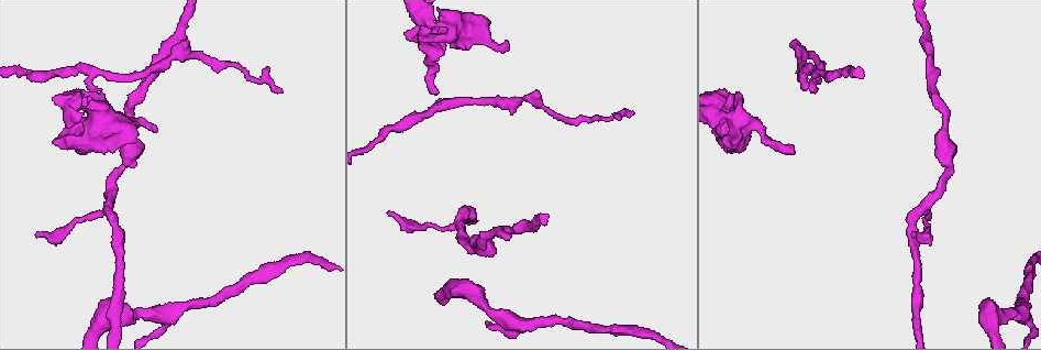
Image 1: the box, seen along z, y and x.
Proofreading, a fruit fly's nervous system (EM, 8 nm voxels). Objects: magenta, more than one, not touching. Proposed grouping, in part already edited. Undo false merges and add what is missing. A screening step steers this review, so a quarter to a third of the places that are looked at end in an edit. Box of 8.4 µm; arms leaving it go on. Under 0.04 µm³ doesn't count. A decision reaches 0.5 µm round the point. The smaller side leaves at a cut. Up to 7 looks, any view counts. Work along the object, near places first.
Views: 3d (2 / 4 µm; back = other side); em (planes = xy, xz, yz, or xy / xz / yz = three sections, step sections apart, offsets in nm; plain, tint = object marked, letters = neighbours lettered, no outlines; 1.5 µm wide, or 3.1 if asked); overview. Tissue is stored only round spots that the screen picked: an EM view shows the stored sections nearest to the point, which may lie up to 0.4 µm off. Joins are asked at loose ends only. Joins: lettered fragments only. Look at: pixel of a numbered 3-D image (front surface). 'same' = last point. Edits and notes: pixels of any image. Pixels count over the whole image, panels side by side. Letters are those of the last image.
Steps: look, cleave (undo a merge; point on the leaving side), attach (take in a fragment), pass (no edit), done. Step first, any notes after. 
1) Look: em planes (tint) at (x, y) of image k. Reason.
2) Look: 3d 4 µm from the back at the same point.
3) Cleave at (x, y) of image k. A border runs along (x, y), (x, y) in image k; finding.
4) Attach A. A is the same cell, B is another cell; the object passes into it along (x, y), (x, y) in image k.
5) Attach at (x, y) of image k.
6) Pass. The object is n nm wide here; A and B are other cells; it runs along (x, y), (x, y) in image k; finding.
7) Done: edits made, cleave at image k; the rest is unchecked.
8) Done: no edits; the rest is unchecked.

Look: 3d 2 µm at (171, 58) of image 1. Thin neck.

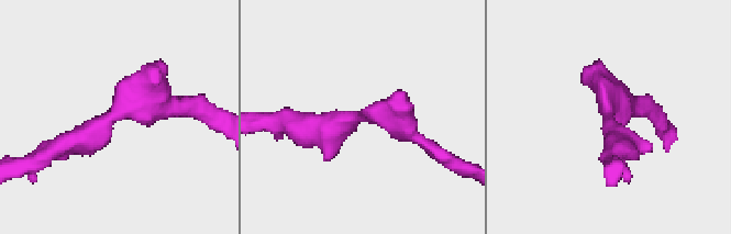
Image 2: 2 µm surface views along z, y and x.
Look: em xz step 4 (tint) at (608, 117) of image 2.

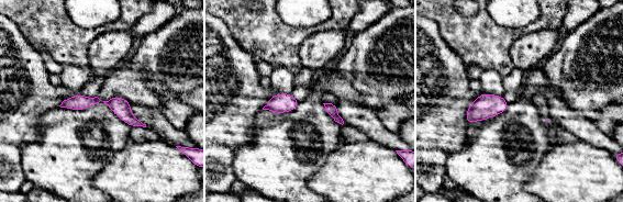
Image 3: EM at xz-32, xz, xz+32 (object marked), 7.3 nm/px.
Look: em planes (letters) at the same point.

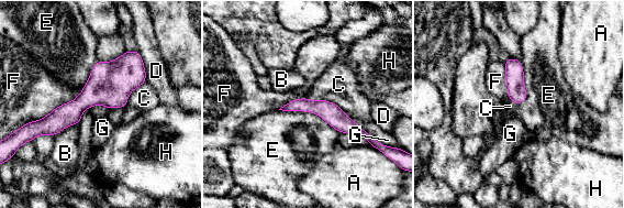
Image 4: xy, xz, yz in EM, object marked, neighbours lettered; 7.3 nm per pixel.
Pass. A, B, C, D, E, F, G and H are other cells; one neuron here.

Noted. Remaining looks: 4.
Look: 3d 4 µm at (910, 234) of image 1.

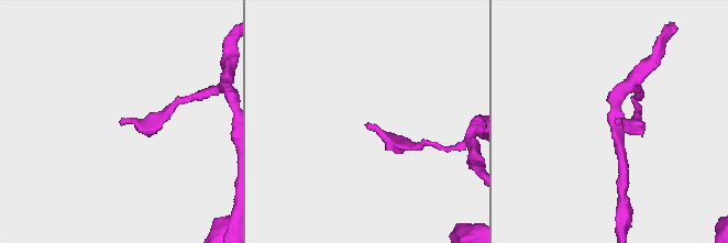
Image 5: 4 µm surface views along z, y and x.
Look: em planes (tint) at (616, 123) of image 5.

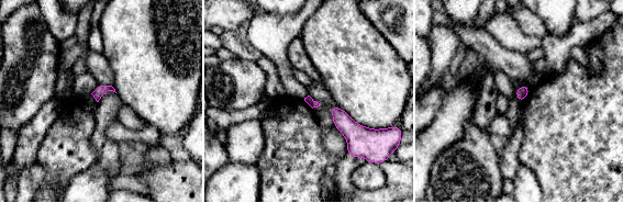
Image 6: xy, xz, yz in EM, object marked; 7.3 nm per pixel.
Look: em planes (letters) at the same point.

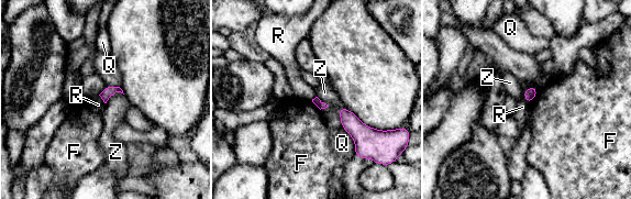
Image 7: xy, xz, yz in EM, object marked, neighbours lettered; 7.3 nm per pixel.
Pass. The longest contact is with Q, 220 nm; F, Q, R and Z are other cells; none of them fits.

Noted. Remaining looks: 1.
Done: no edits; the rest is unchecked.

